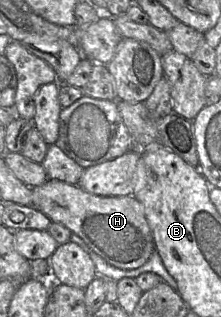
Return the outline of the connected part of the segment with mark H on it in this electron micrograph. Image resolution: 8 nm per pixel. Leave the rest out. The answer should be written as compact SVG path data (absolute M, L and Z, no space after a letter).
M48 179L32 188L32 205L52 222L60 223L84 242L107 263L121 269L144 265L155 251L154 238L145 217L144 207L133 195L101 196L78 185Z

